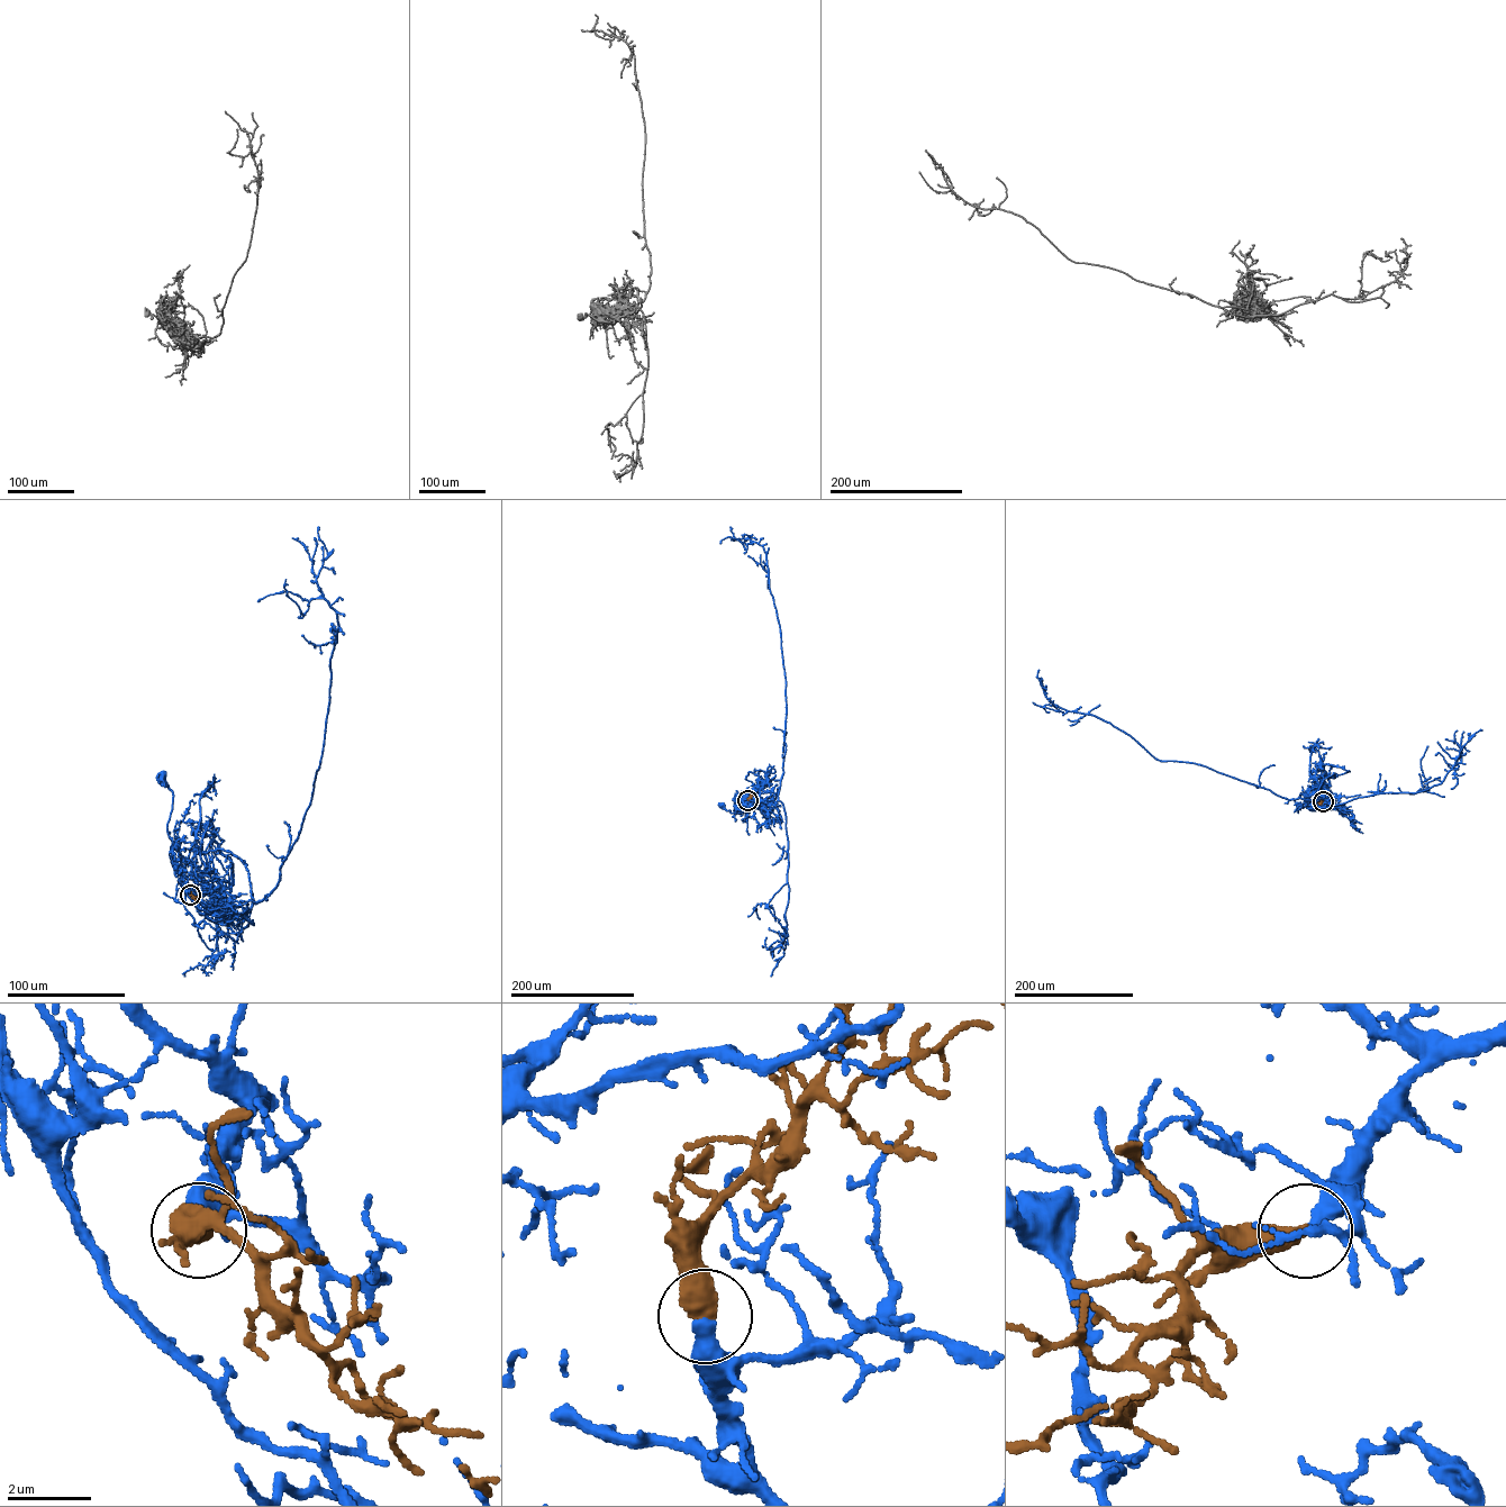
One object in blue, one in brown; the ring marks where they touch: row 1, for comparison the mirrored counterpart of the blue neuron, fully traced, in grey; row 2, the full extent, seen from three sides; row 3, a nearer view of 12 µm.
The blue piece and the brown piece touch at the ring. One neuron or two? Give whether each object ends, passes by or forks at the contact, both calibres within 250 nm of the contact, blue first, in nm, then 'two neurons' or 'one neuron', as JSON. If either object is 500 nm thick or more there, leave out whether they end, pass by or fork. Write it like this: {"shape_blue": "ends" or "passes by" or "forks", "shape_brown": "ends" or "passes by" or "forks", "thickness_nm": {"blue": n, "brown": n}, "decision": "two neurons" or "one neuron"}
{"thickness_nm": {"blue": 360, "brown": 500}, "decision": "one neuron"}

